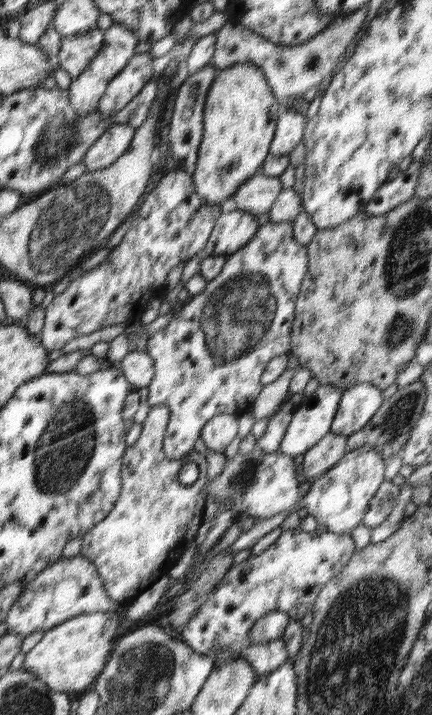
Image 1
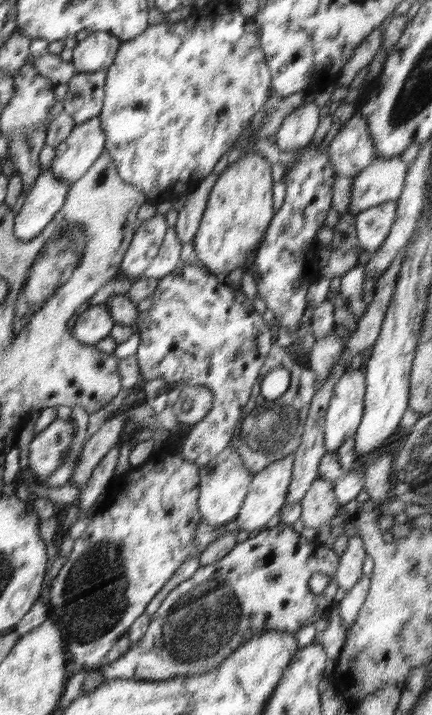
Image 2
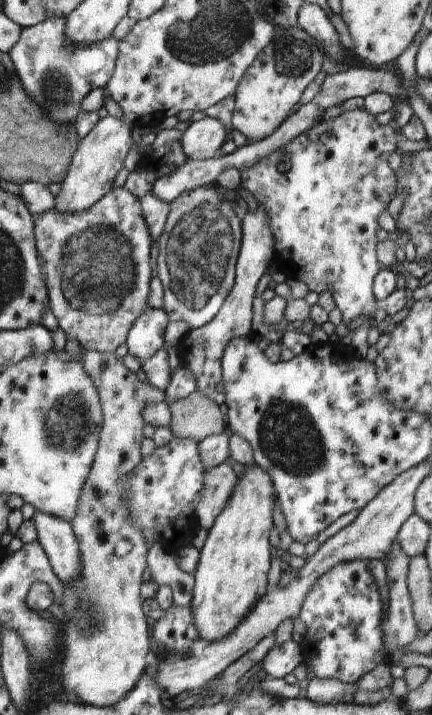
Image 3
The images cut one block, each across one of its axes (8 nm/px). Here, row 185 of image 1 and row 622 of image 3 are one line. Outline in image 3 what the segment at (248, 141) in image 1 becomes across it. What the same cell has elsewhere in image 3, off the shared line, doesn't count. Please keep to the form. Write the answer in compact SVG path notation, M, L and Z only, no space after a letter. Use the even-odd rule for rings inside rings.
M256 464L238 469L236 486L224 510L208 530L205 543L194 571L195 585L191 610L199 638L208 642L222 640L240 626L254 610L256 602L268 592L270 543L268 537L274 524L272 512L277 501L272 478Z

